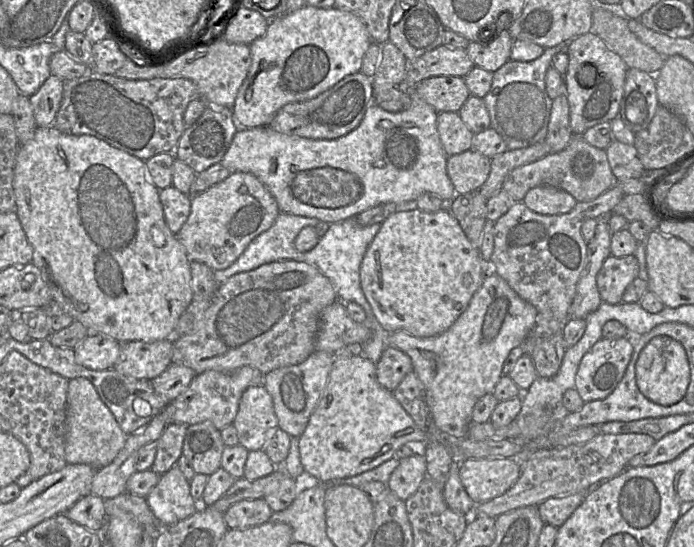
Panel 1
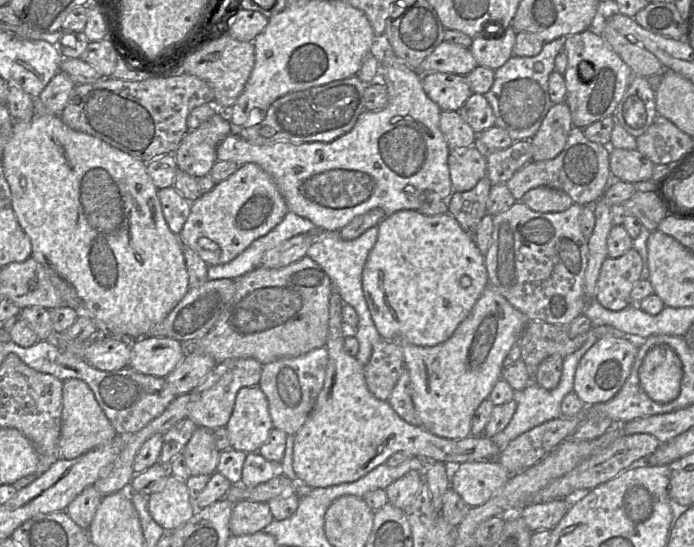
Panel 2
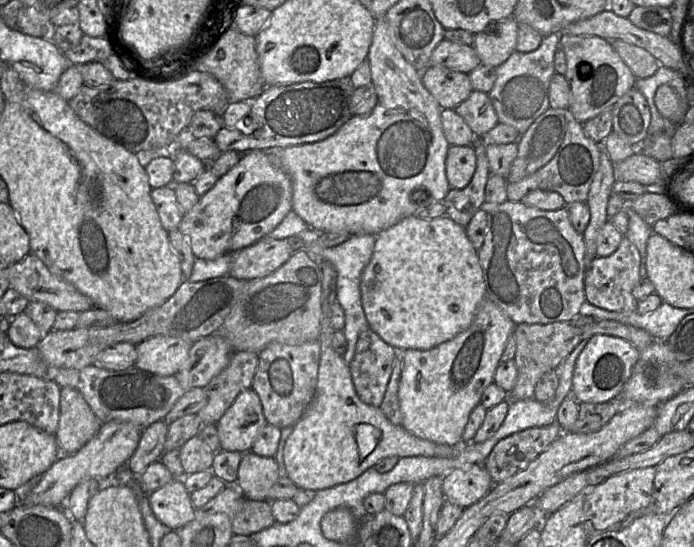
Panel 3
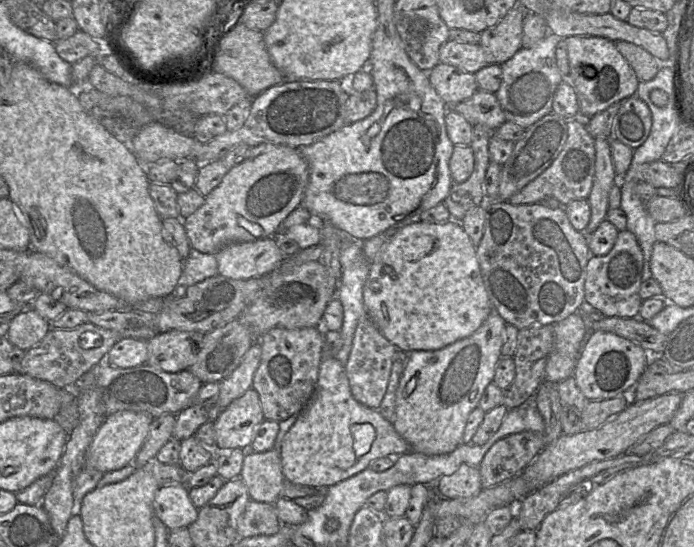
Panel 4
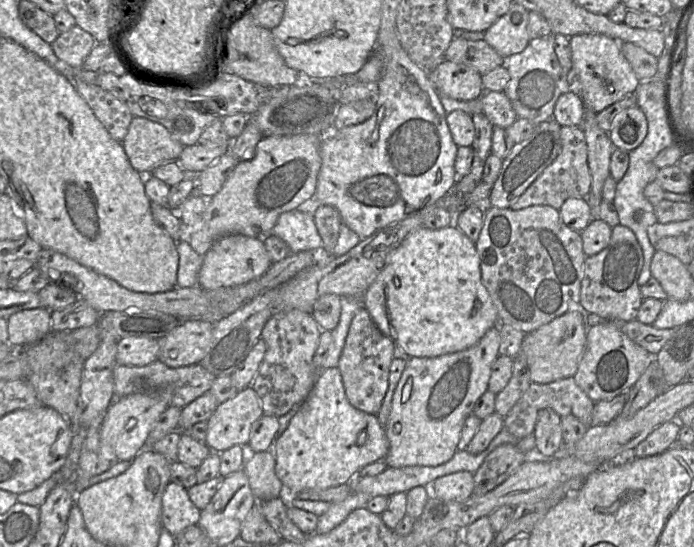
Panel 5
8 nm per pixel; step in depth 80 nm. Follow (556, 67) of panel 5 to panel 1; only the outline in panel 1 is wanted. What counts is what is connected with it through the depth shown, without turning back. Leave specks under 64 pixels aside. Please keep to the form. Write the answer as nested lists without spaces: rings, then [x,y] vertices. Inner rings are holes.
[[[565,46],[546,48],[540,57],[532,61],[508,60],[493,72],[490,90],[483,100],[490,115],[490,127],[502,137],[508,150],[545,141],[553,102],[546,91],[545,77],[552,66],[553,56],[561,50],[565,50]]]

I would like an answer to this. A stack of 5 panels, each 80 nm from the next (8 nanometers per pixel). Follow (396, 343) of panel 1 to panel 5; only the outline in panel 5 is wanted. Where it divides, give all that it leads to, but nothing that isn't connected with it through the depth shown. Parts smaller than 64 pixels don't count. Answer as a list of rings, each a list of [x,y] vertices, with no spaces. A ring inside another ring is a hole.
[[[499,326],[492,327],[479,342],[463,351],[439,357],[409,357],[393,394],[391,411],[385,434],[389,442],[388,453],[384,459],[388,467],[438,466],[449,461],[457,451],[465,419],[472,413],[477,400],[488,389],[491,368],[499,356]]]

